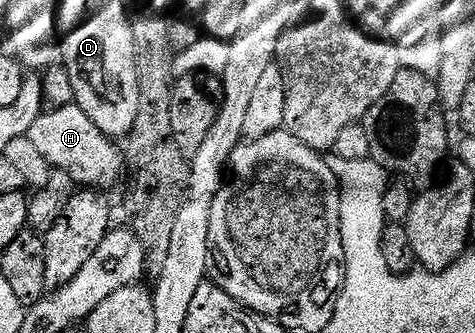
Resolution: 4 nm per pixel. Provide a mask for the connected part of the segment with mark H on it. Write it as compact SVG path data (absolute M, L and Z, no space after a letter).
M67 102L63 108L54 108L43 111L40 118L36 118L36 122L32 122L29 133L32 146L46 159L47 165L51 168L58 168L64 174L68 174L78 186L106 186L102 184L110 184L118 175L124 172L124 156L111 137L104 135L99 128L95 127L88 116L84 114L84 110L80 110L77 104Z

